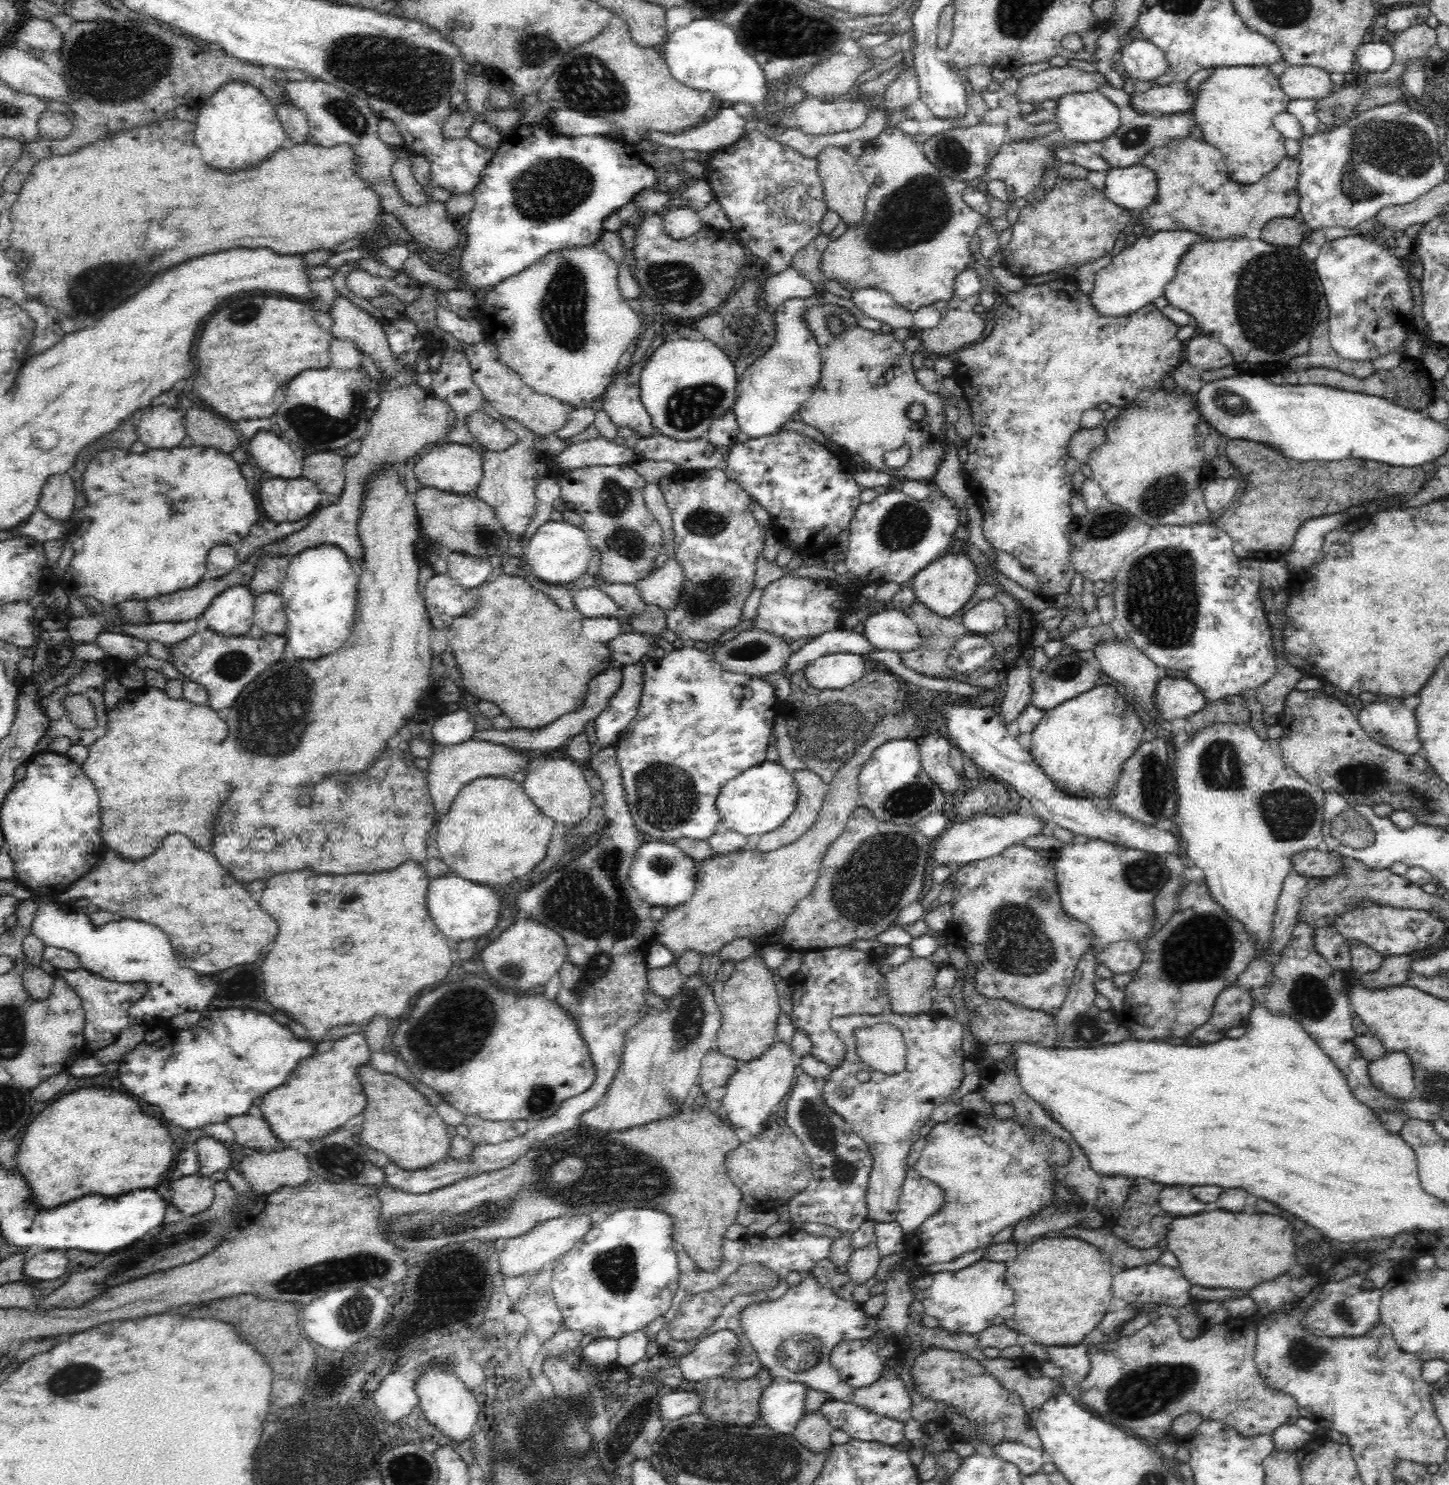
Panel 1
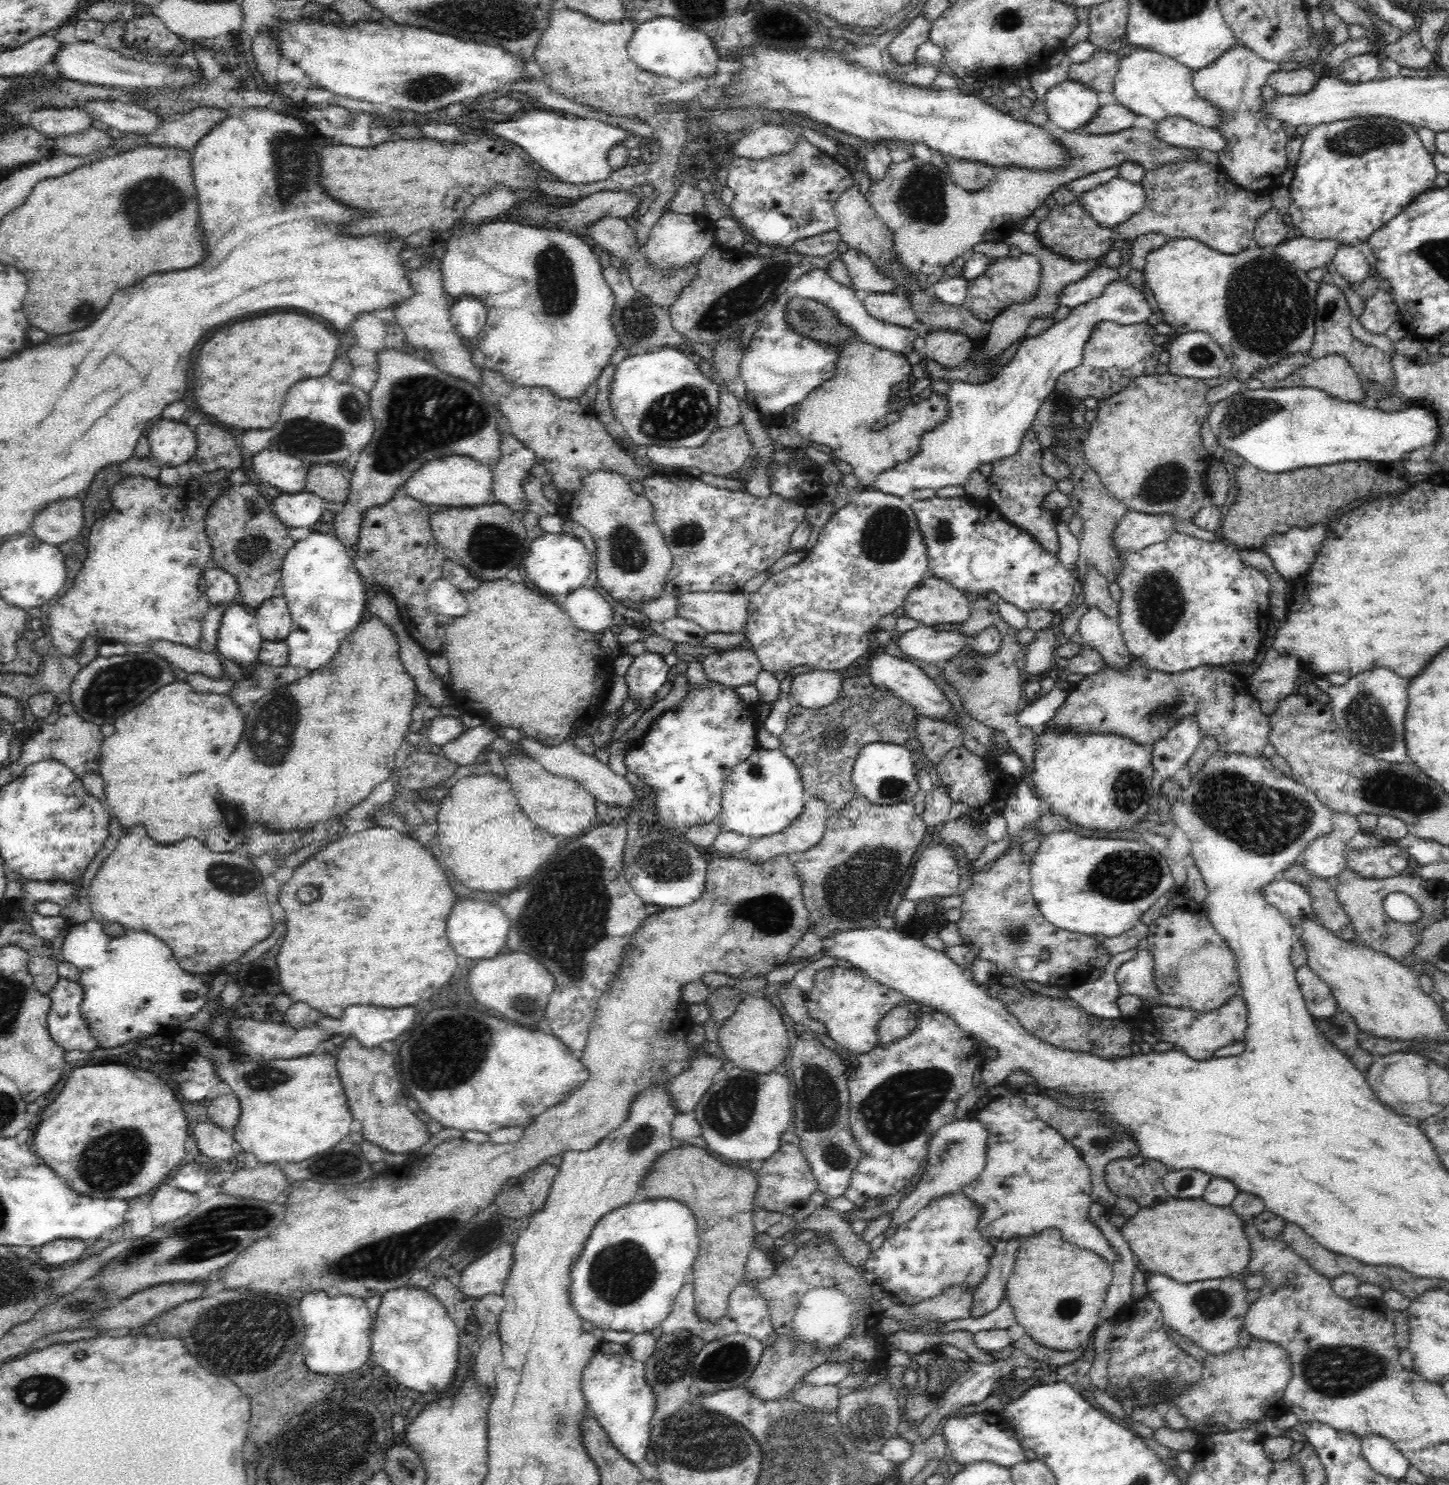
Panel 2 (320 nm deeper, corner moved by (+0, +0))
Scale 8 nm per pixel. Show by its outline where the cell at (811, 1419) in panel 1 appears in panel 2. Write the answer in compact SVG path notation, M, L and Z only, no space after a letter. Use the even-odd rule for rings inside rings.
M798 1384L790 1394L796 1402L816 1411L836 1411L839 1408L839 1390L837 1385Z

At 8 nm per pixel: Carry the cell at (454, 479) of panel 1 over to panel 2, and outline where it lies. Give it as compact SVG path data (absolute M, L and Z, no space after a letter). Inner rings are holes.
M446 456L432 460L416 469L403 485L411 498L421 503L448 507L476 507L488 505L493 499L493 478L491 467L468 456Z

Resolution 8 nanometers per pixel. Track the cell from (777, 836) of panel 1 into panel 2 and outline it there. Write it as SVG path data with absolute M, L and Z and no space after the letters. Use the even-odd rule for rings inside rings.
M816 797L806 798L803 811L800 813L800 816L796 817L796 820L792 821L792 824L788 825L788 828L770 836L754 838L751 841L746 849L746 859L752 864L762 864L773 856L778 856L780 853L784 853L784 855L790 854L794 858L806 852L809 848L817 845L824 836L825 824L830 813L828 805L822 799Z

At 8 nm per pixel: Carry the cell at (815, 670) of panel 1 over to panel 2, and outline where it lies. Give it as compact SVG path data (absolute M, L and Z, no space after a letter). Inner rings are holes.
M808 669L808 674L794 674L789 694L797 706L819 709L832 704L832 700L838 698L838 694L842 692L841 685L840 671Z

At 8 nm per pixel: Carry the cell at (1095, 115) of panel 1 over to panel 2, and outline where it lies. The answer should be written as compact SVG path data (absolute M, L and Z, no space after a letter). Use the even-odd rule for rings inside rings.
M1069 79L1052 86L1042 102L1049 119L1064 130L1084 127L1100 107L1094 90Z

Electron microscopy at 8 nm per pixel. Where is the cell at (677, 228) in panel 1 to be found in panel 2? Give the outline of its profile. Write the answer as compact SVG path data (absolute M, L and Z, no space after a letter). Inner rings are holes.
M666 210L653 226L648 240L644 242L644 255L647 256L648 263L660 272L685 267L692 263L699 264L705 252L708 252L710 247L716 246L714 232L716 232L716 227L707 217L700 222L696 221L693 215Z

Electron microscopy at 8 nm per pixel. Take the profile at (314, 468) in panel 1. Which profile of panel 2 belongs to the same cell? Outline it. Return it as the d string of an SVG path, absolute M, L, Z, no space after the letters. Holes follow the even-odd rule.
M314 465L307 467L306 491L325 502L344 504L350 490L349 474L334 466Z

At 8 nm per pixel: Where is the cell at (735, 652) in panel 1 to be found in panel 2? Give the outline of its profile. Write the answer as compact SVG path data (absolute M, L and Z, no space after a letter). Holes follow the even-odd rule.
M739 647L705 655L700 661L710 680L732 688L754 684L761 670L756 653Z

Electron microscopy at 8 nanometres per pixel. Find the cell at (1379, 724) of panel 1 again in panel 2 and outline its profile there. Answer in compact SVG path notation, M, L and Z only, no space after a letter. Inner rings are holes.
M1376 668L1372 672L1358 672L1358 674L1348 677L1341 687L1325 685L1323 692L1329 697L1329 704L1337 725L1356 750L1380 761L1402 764L1409 760L1406 742L1404 742L1404 730L1402 730L1404 714L1406 714L1406 688L1404 686L1406 686L1404 680L1400 676L1396 676L1392 670Z

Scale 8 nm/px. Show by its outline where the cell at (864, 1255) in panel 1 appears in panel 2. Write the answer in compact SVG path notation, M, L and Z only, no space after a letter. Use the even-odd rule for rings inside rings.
M968 1118L955 1119L942 1125L929 1142L926 1156L926 1165L922 1173L918 1174L919 1182L914 1189L899 1202L891 1222L902 1224L912 1220L912 1217L930 1201L948 1193L964 1190L964 1186L972 1184L985 1167L987 1154L987 1129L978 1120Z

